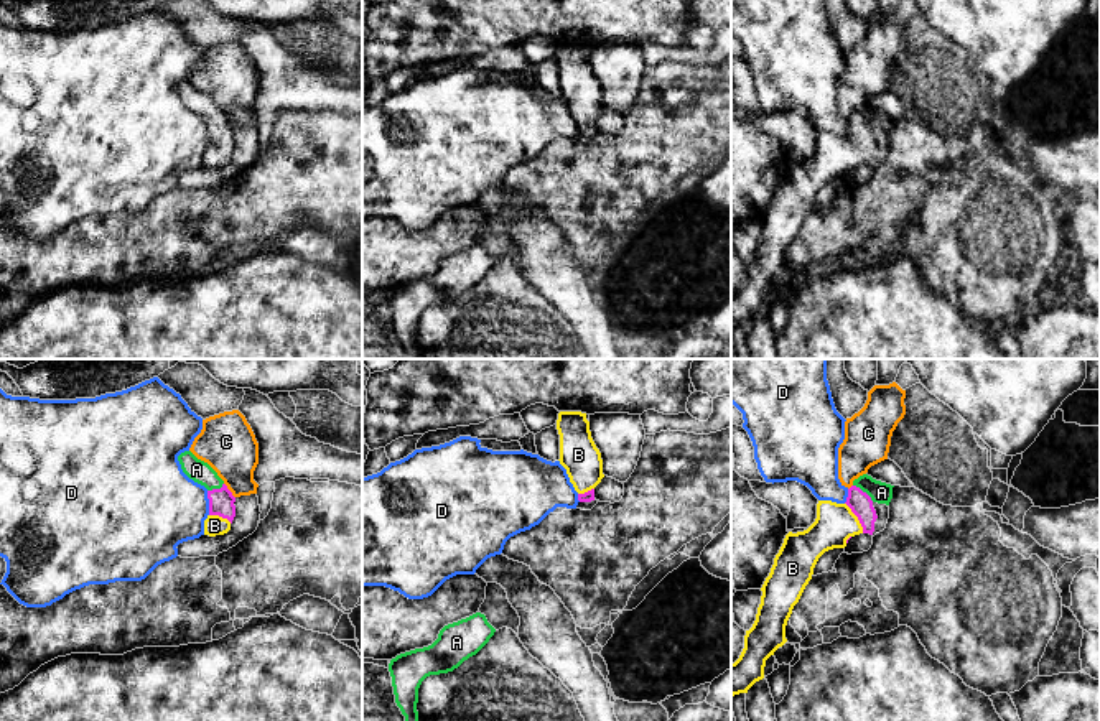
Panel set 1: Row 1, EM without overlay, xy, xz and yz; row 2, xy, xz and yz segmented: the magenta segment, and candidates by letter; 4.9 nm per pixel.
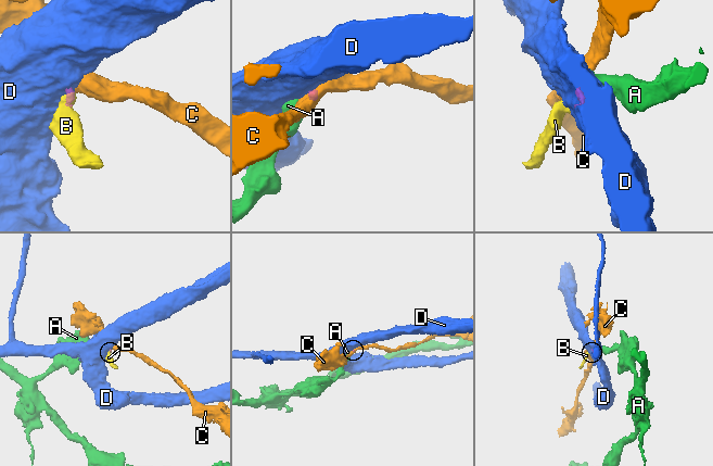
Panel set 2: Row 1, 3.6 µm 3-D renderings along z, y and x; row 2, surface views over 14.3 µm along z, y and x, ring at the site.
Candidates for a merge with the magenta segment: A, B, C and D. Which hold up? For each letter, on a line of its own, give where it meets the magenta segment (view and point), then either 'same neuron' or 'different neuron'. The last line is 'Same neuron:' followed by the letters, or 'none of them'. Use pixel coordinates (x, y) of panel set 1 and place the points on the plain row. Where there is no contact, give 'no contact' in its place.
A: yz (862, 122) | same neuron
B: yz (857, 147) | same neuron
C: xy (229, 122) | different neuron
D: xy (209, 134) | different neuron
Same neuron: A, B

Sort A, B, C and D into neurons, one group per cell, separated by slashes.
A B / C / D

